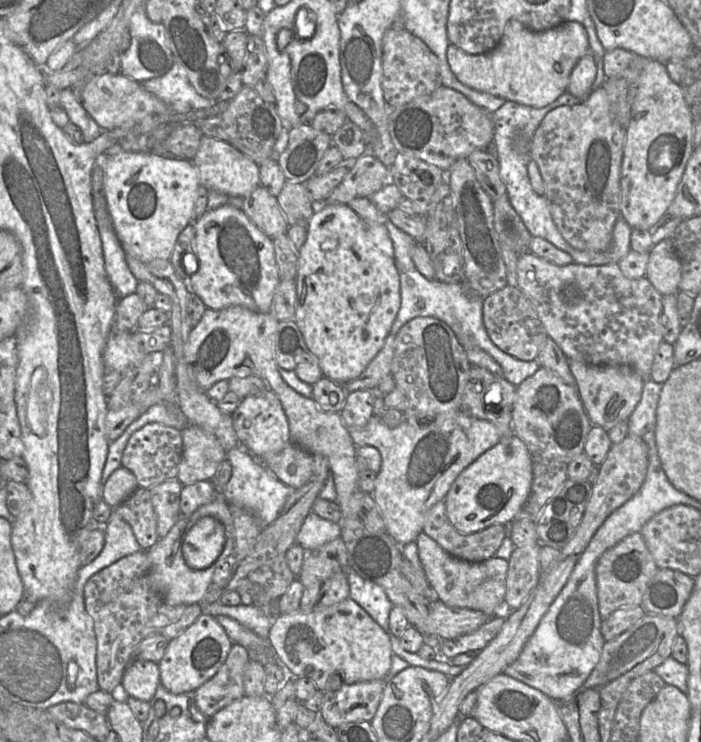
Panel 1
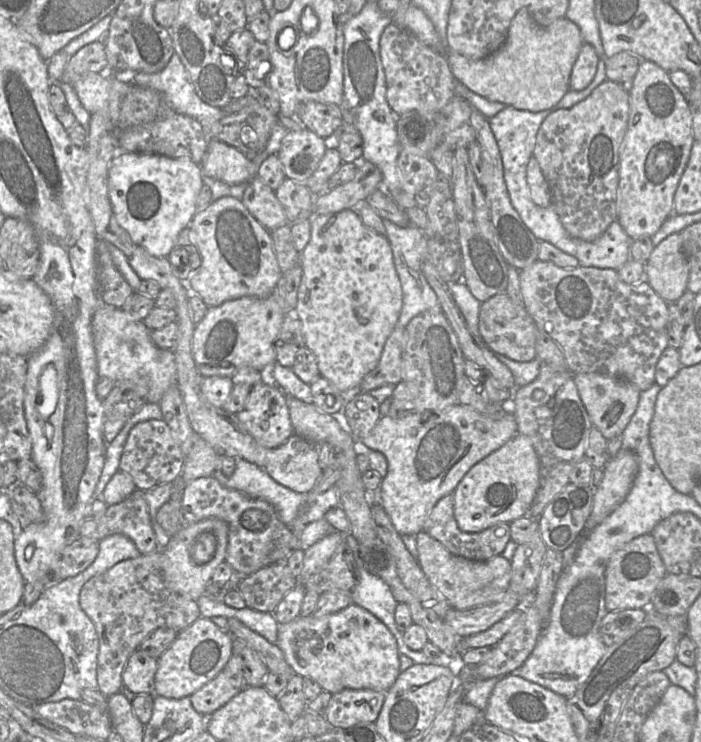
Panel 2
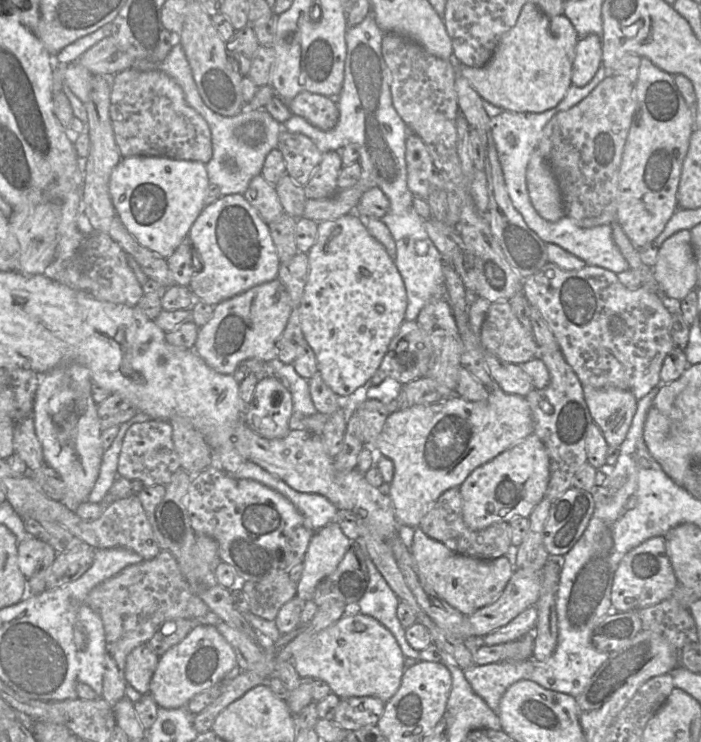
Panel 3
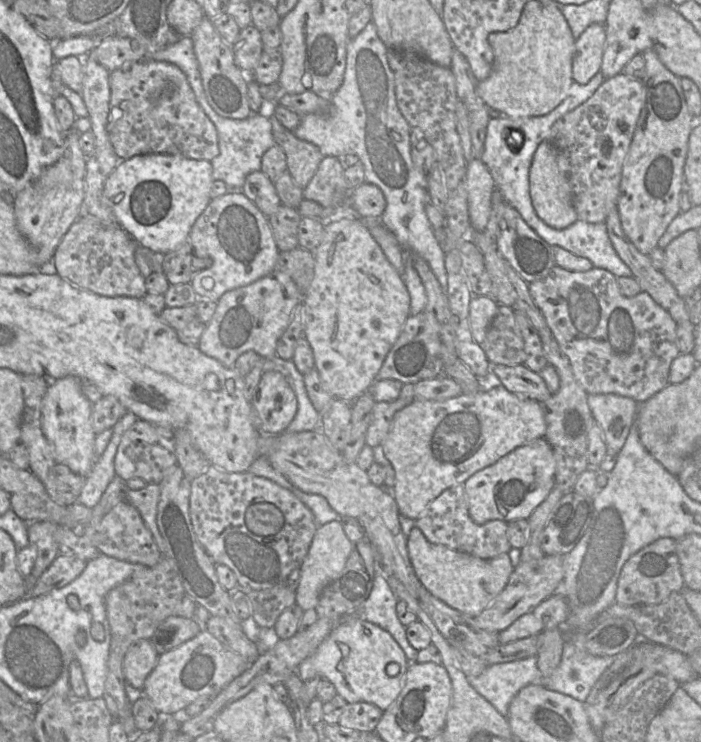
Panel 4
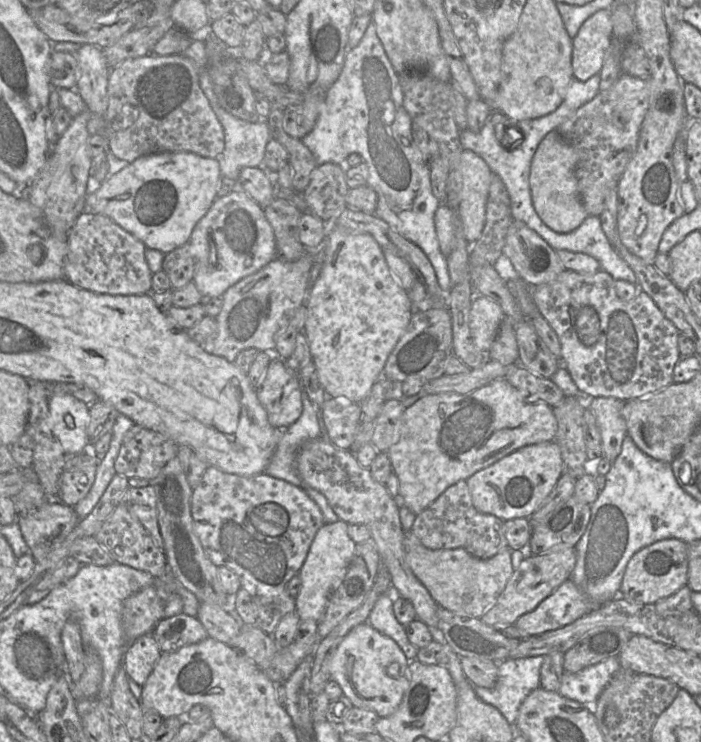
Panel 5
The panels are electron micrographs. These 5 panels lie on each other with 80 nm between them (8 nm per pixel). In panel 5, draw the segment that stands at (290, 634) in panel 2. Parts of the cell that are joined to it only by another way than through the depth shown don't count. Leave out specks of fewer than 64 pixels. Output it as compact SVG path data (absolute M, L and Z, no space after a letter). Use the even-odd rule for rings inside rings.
M365 622L354 627L338 645L330 660L330 674L355 707L372 710L383 718L393 714L403 700L410 684L409 664L403 650L392 638Z

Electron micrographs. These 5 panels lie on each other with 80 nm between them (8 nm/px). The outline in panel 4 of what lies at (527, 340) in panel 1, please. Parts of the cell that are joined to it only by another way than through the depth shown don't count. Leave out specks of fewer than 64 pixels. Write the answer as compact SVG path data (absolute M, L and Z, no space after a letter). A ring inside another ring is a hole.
M498 305L498 312L486 333L481 347L491 365L524 364L524 341L512 308Z

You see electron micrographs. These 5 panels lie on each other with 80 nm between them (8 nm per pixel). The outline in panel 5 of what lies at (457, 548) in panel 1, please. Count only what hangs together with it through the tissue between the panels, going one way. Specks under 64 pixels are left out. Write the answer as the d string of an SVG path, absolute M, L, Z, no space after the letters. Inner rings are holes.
M465 480L446 488L426 509L416 515L411 531L429 549L463 548L480 559L489 559L508 548L505 521L475 509Z

